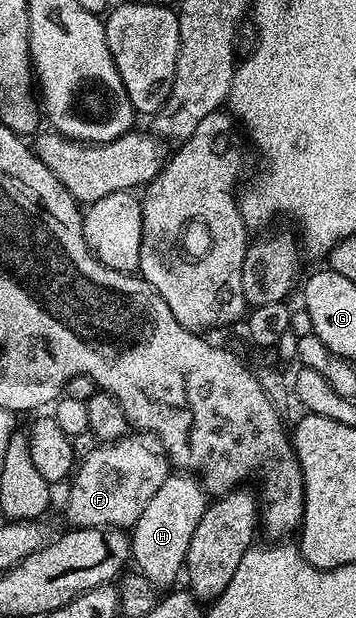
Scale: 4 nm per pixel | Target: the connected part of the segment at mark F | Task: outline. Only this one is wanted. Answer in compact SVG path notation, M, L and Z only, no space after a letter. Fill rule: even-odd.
M124 436L115 442L104 442L89 452L89 456L78 463L73 477L70 479L69 487L71 491L67 494L67 518L70 525L75 528L84 526L94 526L96 528L130 528L135 525L135 521L145 512L145 504L153 500L157 493L157 488L165 484L169 473L169 463L158 449L150 450L144 439Z

